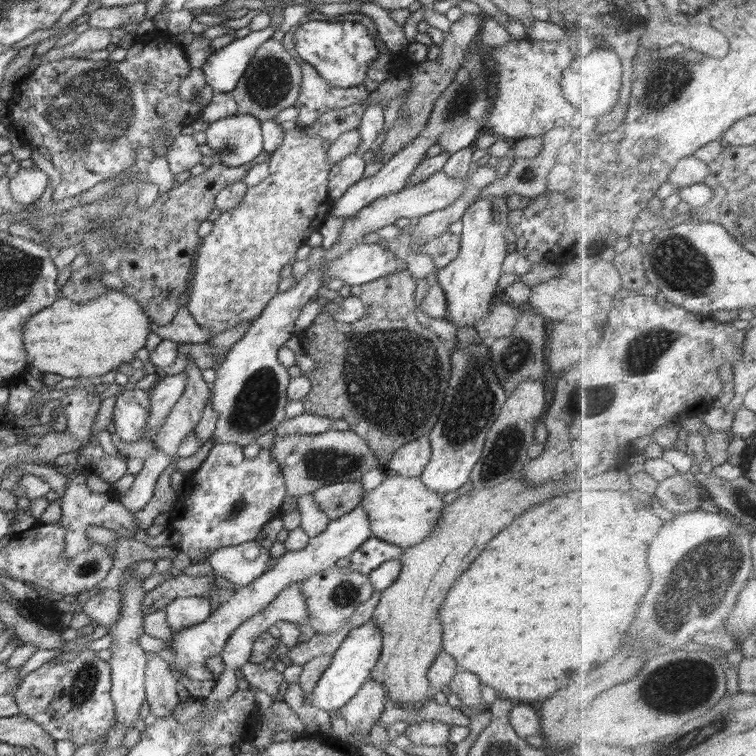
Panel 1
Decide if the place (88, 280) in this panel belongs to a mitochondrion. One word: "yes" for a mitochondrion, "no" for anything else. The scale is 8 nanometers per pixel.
yes

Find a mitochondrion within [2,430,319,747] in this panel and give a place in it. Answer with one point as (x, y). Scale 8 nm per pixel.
(86, 678)

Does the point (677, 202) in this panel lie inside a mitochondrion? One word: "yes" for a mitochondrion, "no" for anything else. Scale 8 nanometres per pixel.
no

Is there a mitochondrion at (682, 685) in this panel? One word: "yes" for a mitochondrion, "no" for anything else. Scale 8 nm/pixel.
yes

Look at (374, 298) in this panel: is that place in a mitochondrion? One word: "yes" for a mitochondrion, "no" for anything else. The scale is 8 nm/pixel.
no

